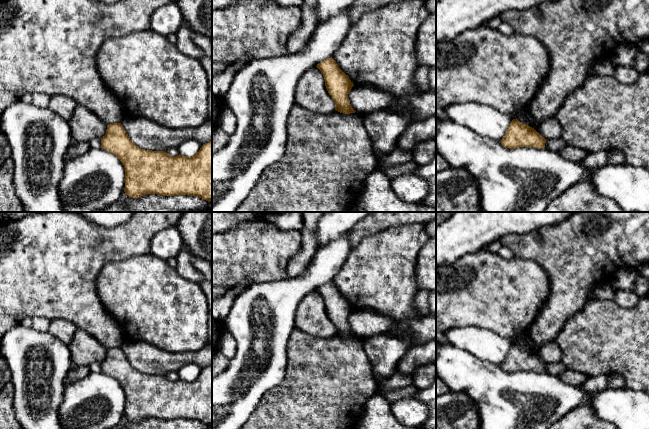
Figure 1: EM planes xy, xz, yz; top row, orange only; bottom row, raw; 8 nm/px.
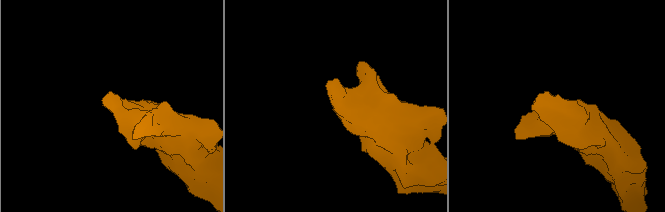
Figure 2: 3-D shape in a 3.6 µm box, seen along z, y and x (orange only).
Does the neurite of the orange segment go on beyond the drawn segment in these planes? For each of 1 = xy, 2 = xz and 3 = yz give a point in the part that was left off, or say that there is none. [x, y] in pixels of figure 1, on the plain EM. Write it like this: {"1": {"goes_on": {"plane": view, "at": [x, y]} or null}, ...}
{"1": {"goes_on": null}, "2": {"goes_on": null}, "3": {"goes_on": null}}

